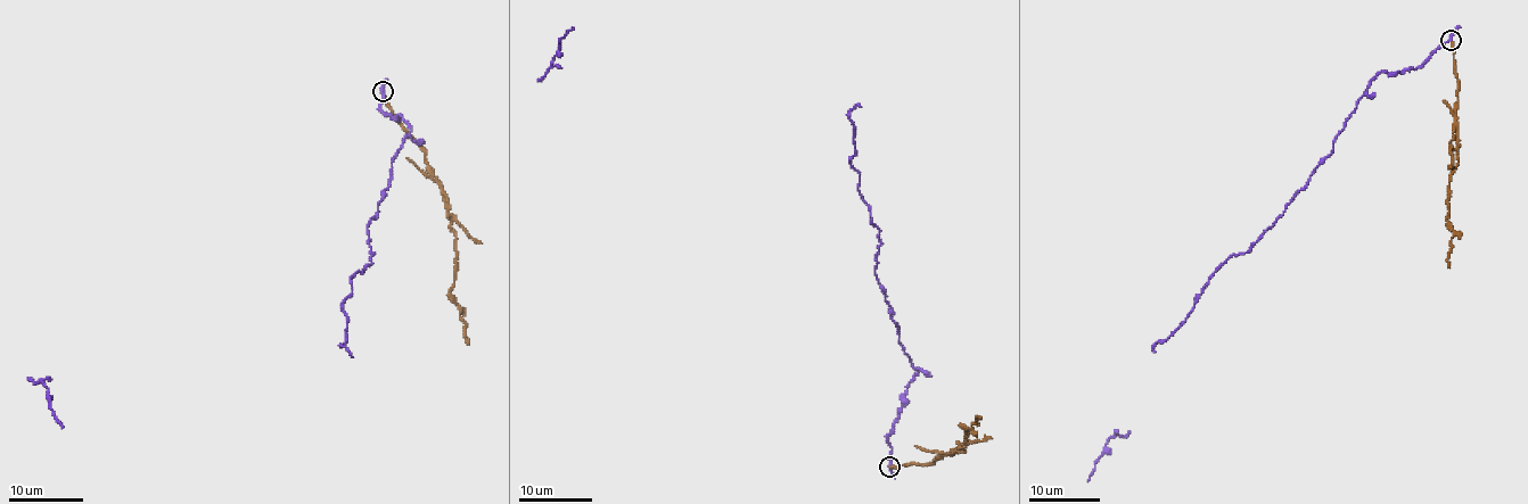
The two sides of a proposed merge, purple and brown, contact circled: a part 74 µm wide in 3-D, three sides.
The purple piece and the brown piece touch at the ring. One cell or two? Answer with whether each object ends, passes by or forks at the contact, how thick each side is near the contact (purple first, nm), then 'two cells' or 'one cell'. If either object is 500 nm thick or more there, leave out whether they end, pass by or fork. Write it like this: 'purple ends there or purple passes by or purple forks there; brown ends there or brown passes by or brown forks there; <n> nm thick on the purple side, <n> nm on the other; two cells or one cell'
purple passes by; brown ends there; 180 nm thick on the purple side, 200 nm on the other; two cells

